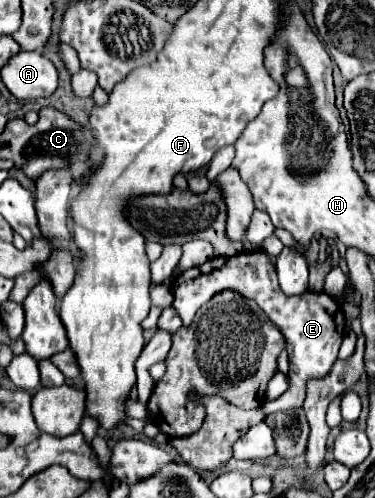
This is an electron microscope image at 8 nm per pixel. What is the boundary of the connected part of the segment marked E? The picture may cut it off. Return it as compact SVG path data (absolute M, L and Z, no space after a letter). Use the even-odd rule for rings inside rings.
M262 250L240 252L230 258L222 258L222 256L212 258L204 266L198 266L190 272L188 270L182 272L172 284L172 294L174 294L172 306L196 306L198 310L202 304L206 304L206 300L210 300L220 290L238 290L242 296L256 300L258 306L270 318L270 322L276 324L286 338L286 352L290 356L292 384L289 384L288 390L282 396L264 404L264 414L303 406L306 380L310 376L324 376L326 372L330 372L332 364L336 362L338 348L343 340L342 308L334 302L332 296L324 292L308 290L298 296L286 296L278 286L274 262ZM338 316L340 316L340 324L336 322Z

